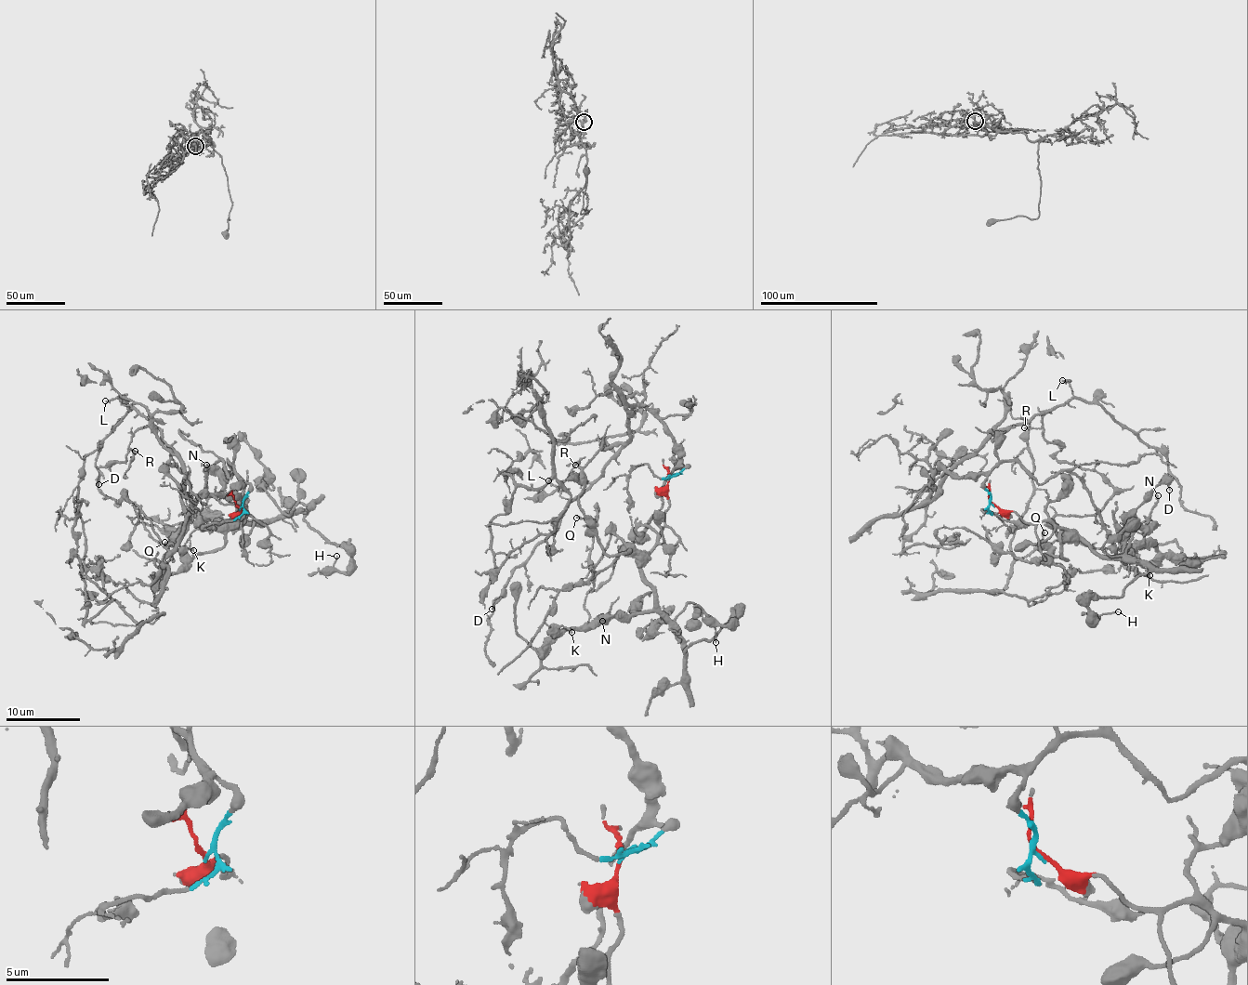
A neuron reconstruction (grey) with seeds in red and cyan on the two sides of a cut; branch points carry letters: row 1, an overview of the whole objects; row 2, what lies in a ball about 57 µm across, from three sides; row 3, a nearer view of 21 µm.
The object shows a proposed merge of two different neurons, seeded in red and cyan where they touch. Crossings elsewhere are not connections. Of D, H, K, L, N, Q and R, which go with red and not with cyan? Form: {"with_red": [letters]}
{"with_red": ["H", "K", "N", "Q"]}

